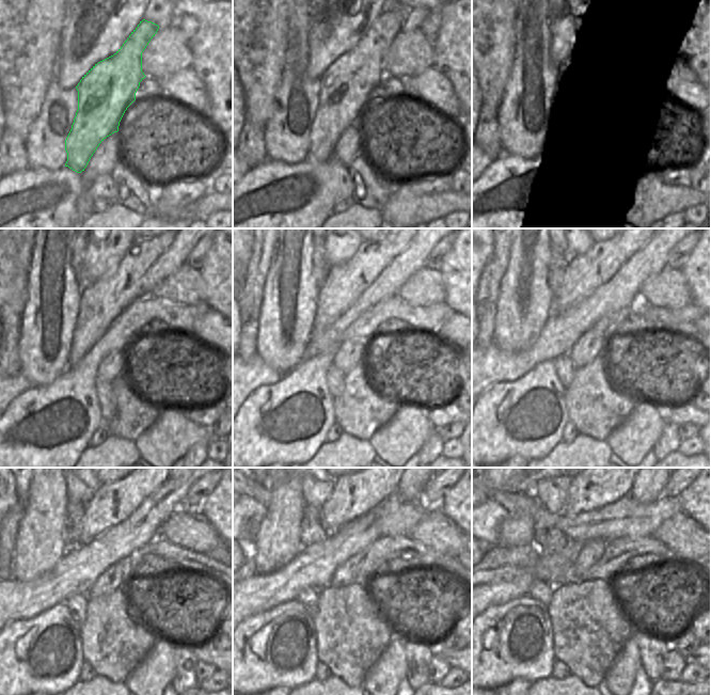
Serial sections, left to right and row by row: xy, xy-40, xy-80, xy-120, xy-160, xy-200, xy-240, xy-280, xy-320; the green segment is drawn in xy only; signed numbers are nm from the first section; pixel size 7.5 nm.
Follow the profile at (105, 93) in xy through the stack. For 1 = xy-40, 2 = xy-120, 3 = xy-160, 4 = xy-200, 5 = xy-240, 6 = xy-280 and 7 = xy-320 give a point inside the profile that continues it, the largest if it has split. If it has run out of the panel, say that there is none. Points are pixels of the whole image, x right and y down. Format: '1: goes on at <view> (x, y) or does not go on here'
1: goes on at xy-40 (346, 89)
2: goes on at xy-120 (101, 302)
3: goes on at xy-160 (344, 284)
4: goes on at xy-200 (585, 272)
5: goes on at xy-240 (112, 503)
6: goes on at xy-280 (354, 494)
7: goes on at xy-320 (591, 489)

